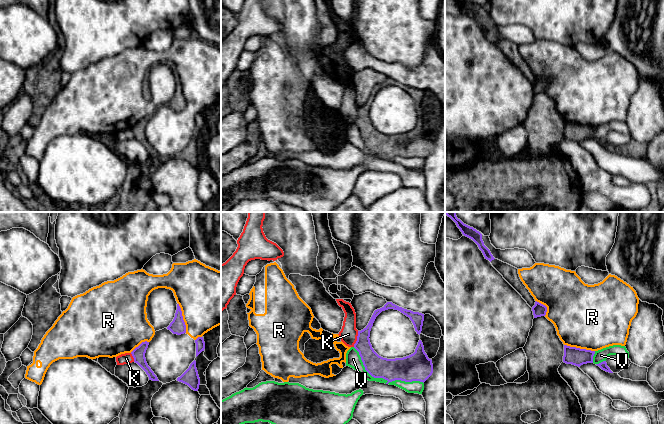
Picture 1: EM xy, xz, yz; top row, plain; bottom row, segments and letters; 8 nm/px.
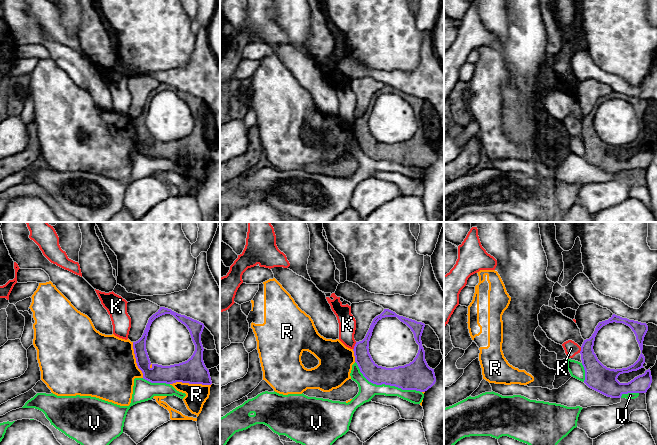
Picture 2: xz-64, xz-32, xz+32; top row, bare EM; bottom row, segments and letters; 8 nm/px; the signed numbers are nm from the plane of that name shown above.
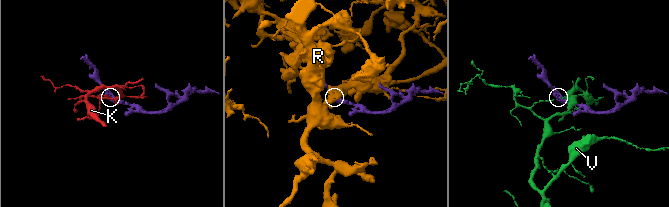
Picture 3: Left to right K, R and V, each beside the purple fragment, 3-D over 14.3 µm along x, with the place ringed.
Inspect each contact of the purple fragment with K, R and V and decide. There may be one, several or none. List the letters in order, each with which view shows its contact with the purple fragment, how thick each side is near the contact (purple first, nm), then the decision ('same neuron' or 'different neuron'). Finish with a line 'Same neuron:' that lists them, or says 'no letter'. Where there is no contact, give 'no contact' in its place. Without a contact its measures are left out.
K: contact in xz; calibres 160 and 140 nm; different neuron
R: contact in yz; calibres 140 and 500 nm; different neuron
V: contact in xz; calibres 200 and 100 nm; different neuron
Same neuron: no letter

